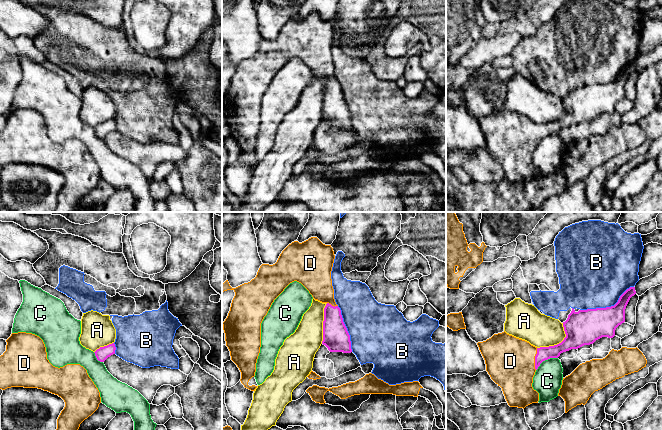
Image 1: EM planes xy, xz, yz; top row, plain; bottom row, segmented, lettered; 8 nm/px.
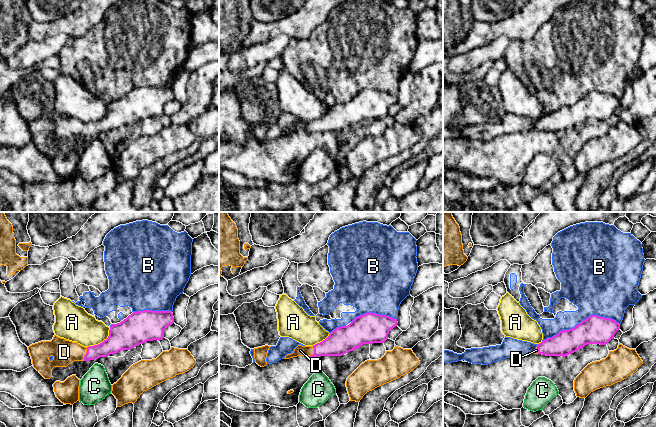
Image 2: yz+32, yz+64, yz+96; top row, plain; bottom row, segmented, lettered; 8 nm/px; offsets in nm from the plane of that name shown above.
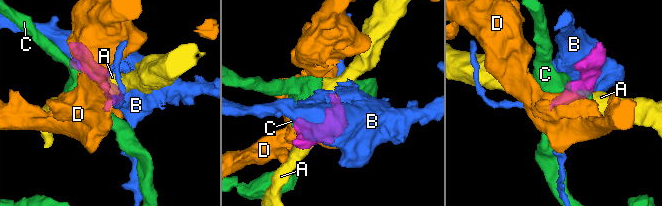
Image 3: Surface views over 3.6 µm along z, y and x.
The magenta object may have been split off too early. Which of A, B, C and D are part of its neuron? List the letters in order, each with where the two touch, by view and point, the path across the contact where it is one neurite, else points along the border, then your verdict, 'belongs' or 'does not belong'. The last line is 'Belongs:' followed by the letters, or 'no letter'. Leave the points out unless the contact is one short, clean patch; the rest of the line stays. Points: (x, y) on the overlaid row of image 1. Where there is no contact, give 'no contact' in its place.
A: meets magenta in yz at (559, 343); border along yz (563, 323), (565, 337), (560, 342), (537, 348); does not belong
B: meets magenta in yz at (607, 307); does not belong
C: meets magenta in yz at (545, 359); border along yz (557, 357), (545, 359), (536, 370); does not belong
D: meets magenta in yz at (535, 359); runs through yz (543, 353), (535, 359), (510, 361); belongs
Belongs: D

